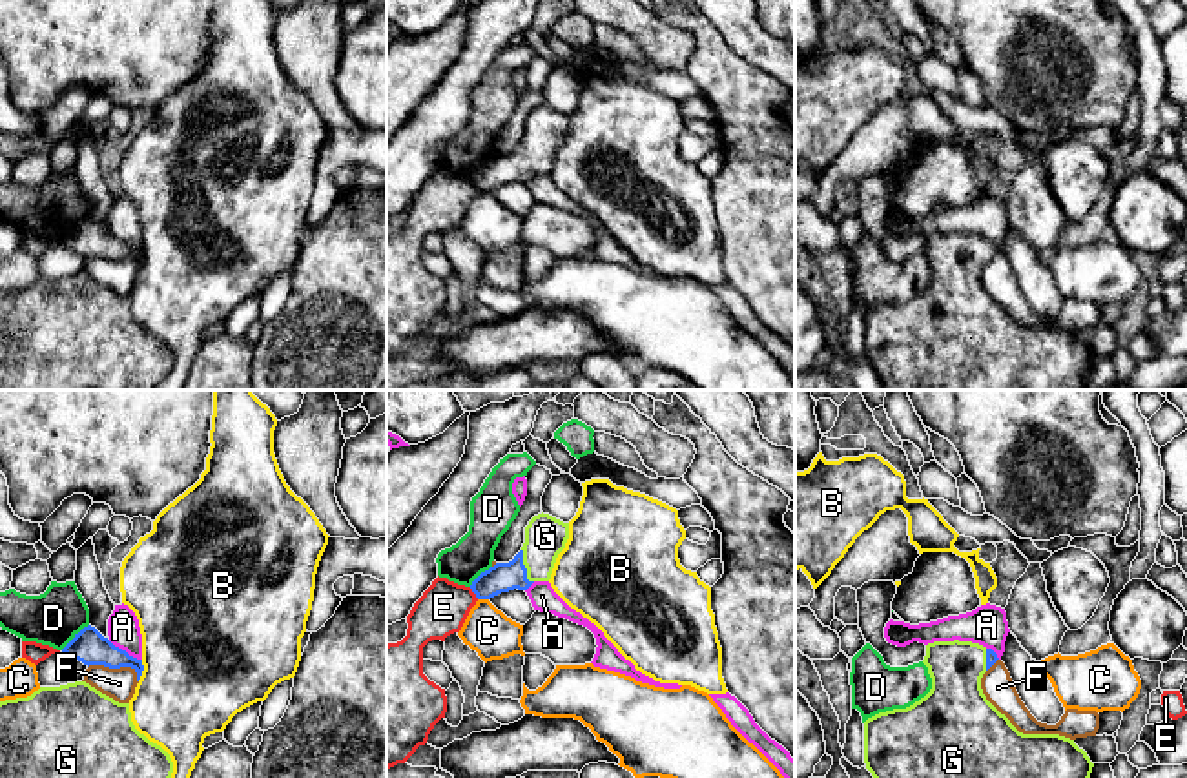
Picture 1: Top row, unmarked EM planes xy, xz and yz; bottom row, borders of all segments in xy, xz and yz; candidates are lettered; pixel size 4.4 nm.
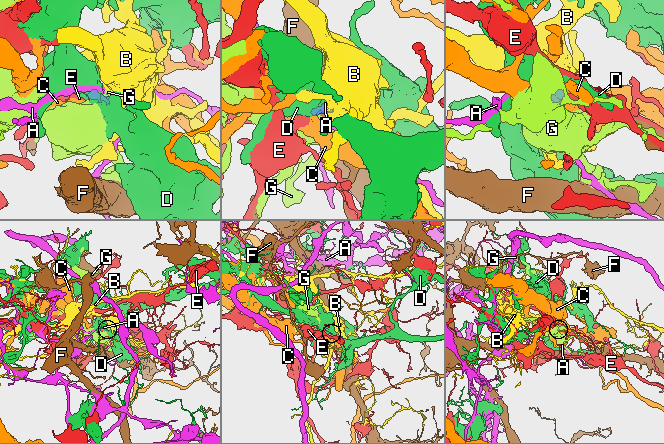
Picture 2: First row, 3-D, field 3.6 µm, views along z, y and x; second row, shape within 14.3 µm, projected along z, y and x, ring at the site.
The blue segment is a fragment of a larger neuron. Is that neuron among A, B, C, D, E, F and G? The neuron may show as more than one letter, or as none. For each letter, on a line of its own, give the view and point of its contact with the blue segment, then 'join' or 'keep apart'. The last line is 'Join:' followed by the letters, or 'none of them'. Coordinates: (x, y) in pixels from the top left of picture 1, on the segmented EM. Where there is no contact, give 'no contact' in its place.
A: meets blue in xy at (124, 651); keep apart
B: meets blue in xy at (143, 669); keep apart
C: meets blue in xz at (484, 598); keep apart
D: meets blue in xy at (75, 636); keep apart
E: meets blue in xz at (473, 591); keep apart
F: meets blue in xy at (117, 667); keep apart
G: meets blue in xz at (524, 567); join
Join: G

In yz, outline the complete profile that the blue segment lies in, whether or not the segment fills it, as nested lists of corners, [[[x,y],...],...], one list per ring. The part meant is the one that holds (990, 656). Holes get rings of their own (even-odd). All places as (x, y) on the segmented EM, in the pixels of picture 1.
[[[934,641],[926,645],[926,656],[923,663],[928,667],[932,678],[930,692],[906,709],[893,709],[879,712],[864,722],[864,763],[873,778],[1090,778],[1094,763],[1083,749],[1079,749],[1074,740],[1059,734],[1023,734],[1010,720],[1001,714],[983,694],[981,678],[997,661],[997,654],[972,641]]]

